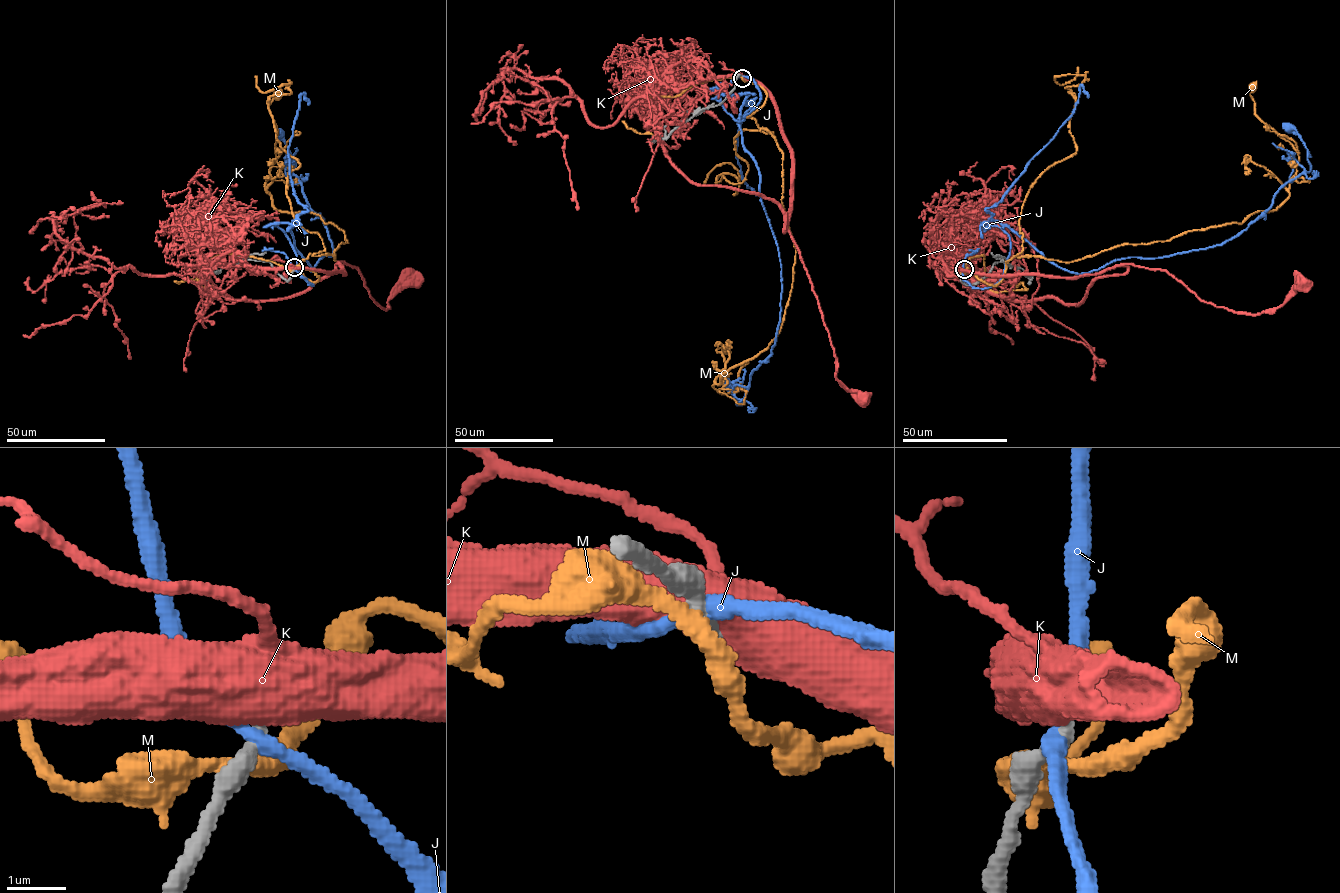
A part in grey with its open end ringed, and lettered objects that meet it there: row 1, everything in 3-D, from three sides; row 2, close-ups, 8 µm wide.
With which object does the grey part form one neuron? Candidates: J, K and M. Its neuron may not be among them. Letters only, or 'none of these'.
none of these

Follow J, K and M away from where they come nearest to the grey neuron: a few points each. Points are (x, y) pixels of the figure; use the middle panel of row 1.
J: (741, 76), (760, 95), (742, 121), (716, 98), (747, 94), (780, 321), (741, 405), (727, 383)
K: (742, 77), (769, 95), (777, 114), (792, 162), (788, 229), (823, 315), (835, 377), (863, 396)
M: (741, 76), (767, 95), (747, 117), (783, 154), (796, 252), (780, 330), (720, 378), (722, 394), (725, 350)

